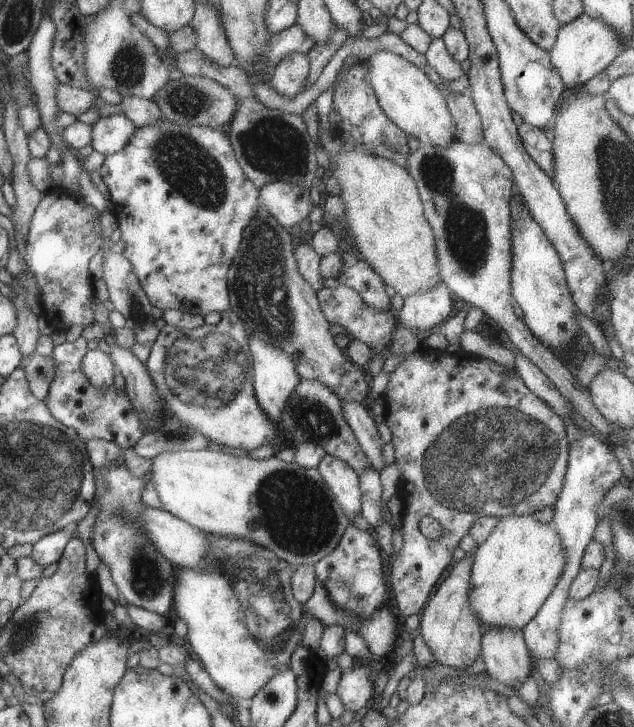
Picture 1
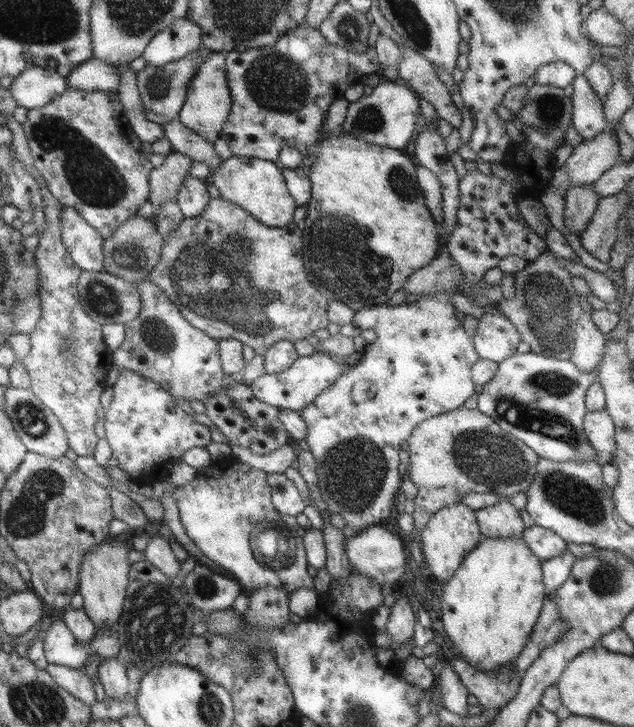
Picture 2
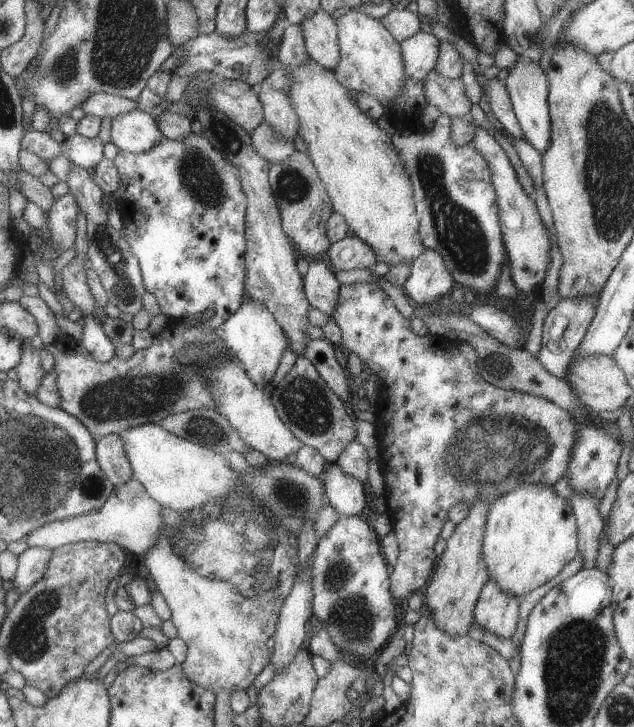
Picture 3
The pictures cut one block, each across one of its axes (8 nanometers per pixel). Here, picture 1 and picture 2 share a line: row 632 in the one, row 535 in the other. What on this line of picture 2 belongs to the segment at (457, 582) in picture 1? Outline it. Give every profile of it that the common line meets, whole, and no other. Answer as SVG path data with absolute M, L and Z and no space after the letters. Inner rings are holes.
M462 502L444 507L430 518L419 537L421 551L425 556L425 568L428 568L430 574L440 583L450 580L462 564L463 558L471 550L474 550L483 539L484 536L479 529L476 512Z

